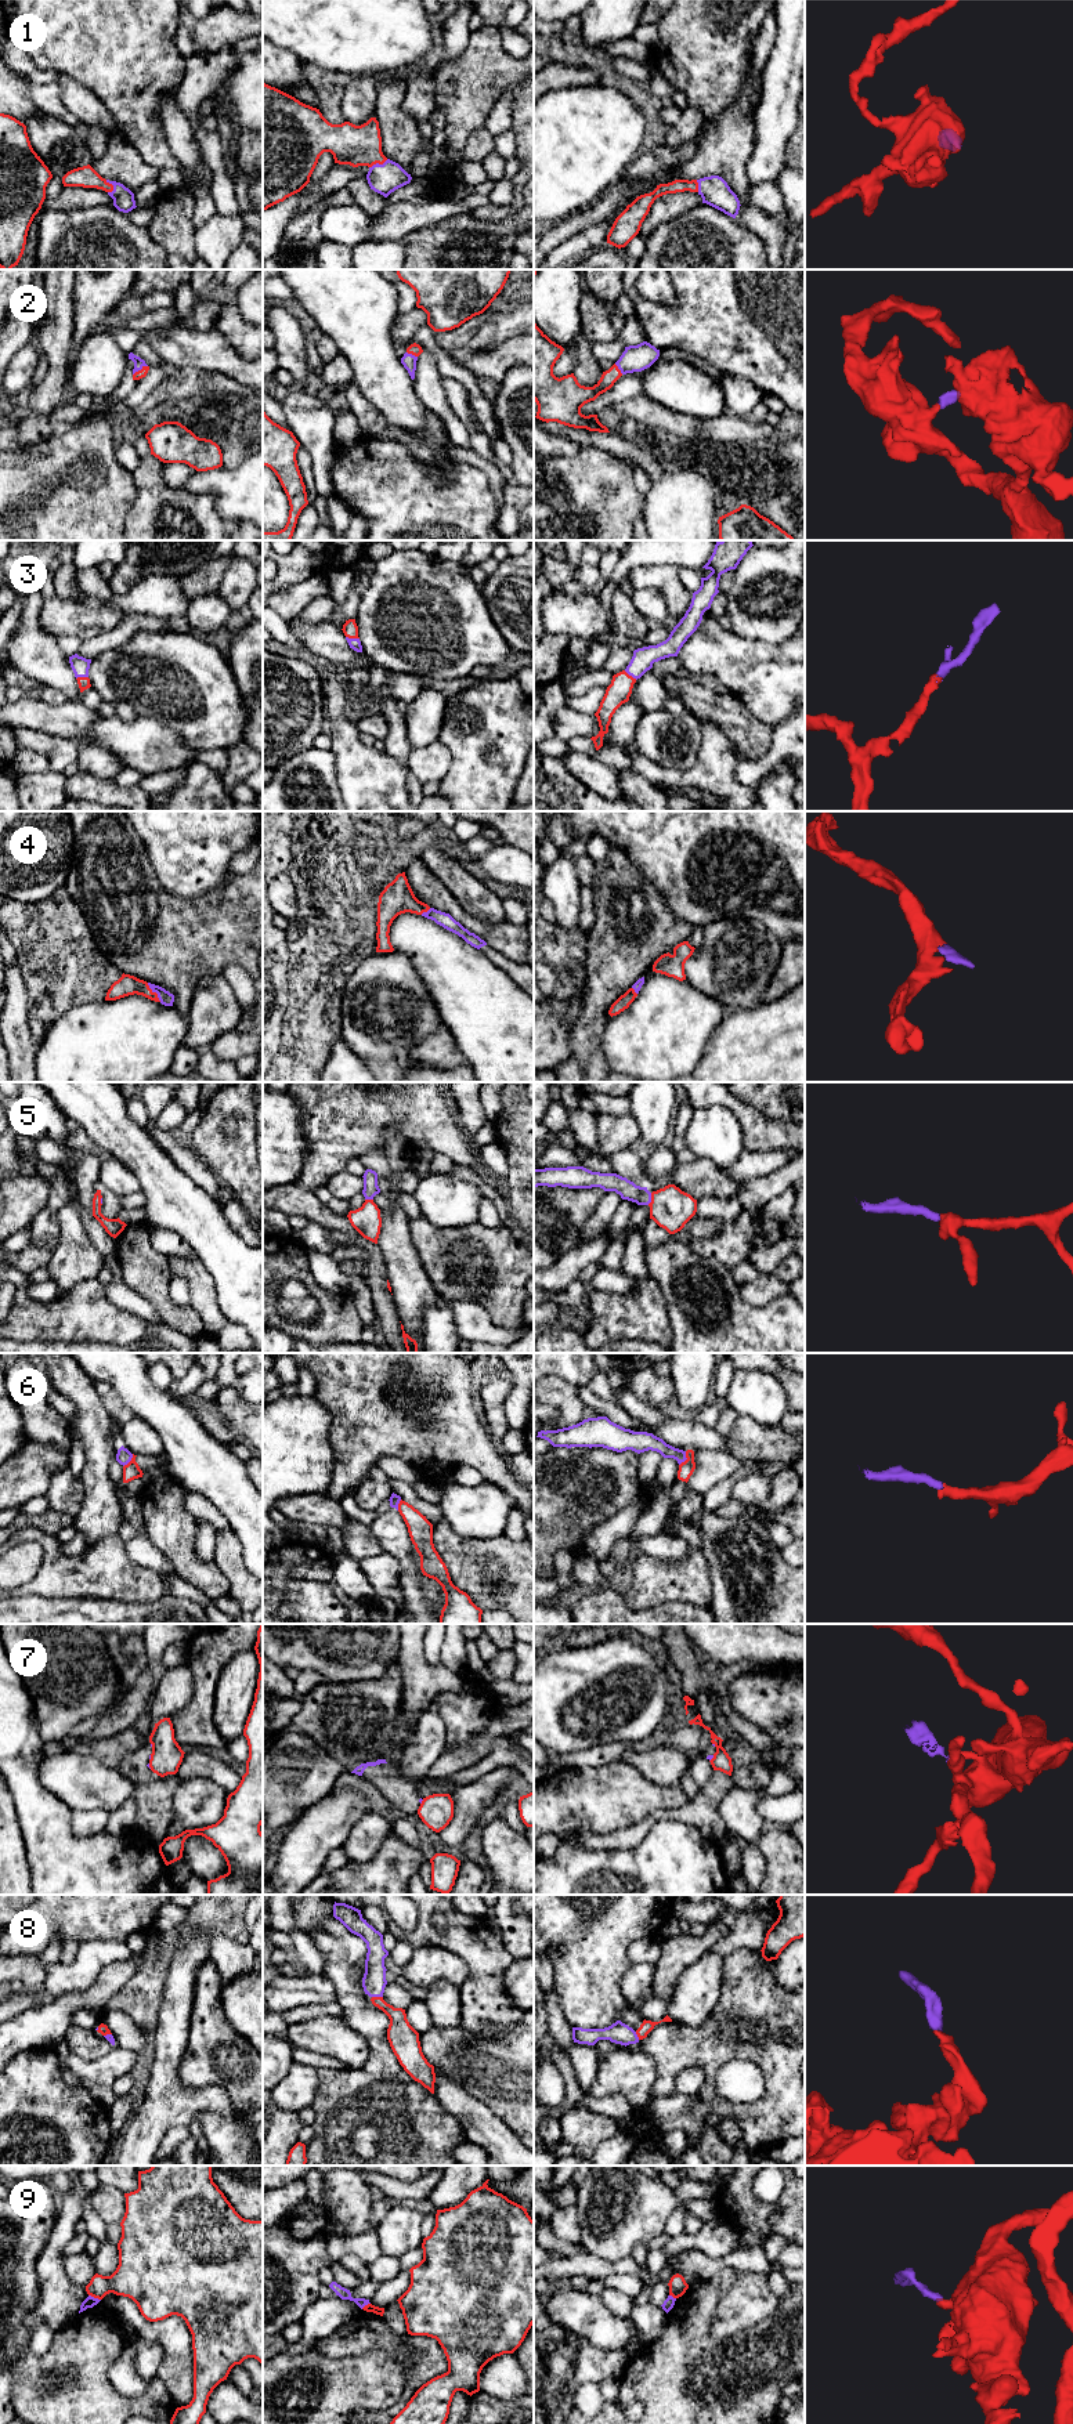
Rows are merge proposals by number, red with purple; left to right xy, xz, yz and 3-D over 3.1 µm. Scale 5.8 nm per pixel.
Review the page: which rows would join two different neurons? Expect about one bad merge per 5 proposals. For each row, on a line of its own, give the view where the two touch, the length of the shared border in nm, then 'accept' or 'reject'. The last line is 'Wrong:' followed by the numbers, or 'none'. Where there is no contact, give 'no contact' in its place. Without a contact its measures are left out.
1: contact in xy; length 90 nm; accept
2: contact in xy; length 110 nm; accept
3: contact in xz; length 80 nm; accept
4: contact in xy; length 140 nm; accept
5: contact in yz; length 80 nm; accept
6: contact in yz; length 100 nm; reject
7: contact in yz; length 50 nm; reject
8: contact in xz; length 60 nm; accept
9: contact in xy; length 80 nm; reject
Wrong: 6, 7, 9

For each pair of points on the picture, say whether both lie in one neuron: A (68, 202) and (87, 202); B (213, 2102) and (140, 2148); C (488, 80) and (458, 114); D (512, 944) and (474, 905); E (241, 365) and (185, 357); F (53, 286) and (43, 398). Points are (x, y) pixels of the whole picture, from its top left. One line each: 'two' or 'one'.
A: one
B: one
C: one
D: two
E: one
F: one

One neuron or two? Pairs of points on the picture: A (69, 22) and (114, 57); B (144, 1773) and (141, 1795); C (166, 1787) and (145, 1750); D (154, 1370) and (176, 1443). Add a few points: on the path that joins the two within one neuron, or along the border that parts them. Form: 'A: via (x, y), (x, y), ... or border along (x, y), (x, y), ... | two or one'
A: via (80, 24), (103, 46) | one
B: via (144, 1779), (144, 1790) | one
C: via (155, 1783), (143, 1771), (143, 1761) | one
D: border along (147, 1367), (150, 1379), (166, 1390) | two

